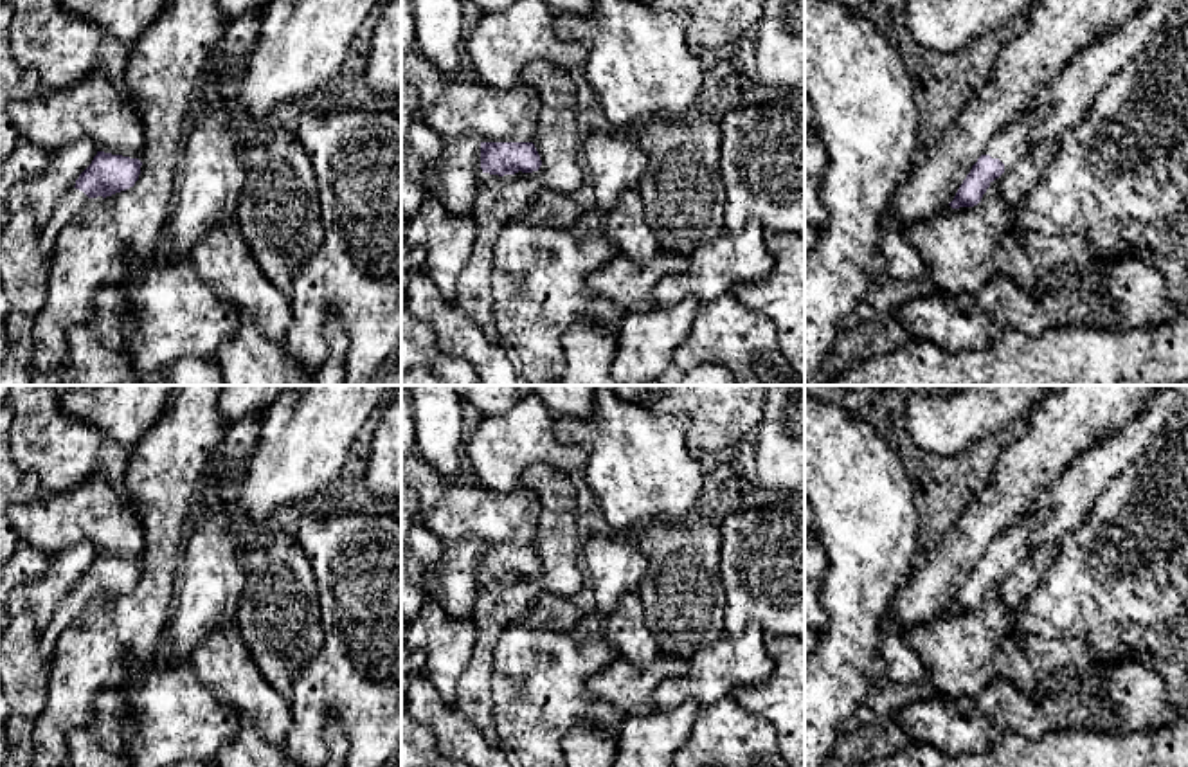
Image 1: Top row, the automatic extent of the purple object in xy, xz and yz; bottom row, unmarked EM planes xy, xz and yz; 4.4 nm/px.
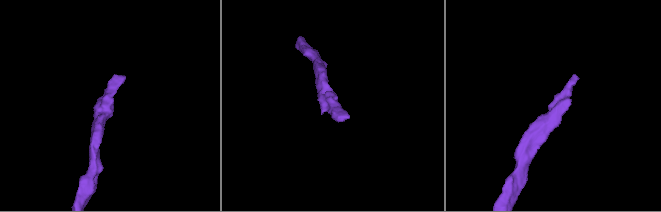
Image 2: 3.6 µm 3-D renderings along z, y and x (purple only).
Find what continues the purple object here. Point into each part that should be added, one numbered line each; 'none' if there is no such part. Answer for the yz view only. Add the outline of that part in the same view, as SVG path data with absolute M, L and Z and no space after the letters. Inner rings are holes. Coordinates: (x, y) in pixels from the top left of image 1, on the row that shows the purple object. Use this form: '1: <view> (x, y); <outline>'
1: yz (1012, 144); M1046 108L1026 112L1019 121L995 133L986 144L983 155L999 158L1004 164L1004 173L990 182L990 187L997 185L999 180L1030 153L1033 146L1030 133L1044 115Z

